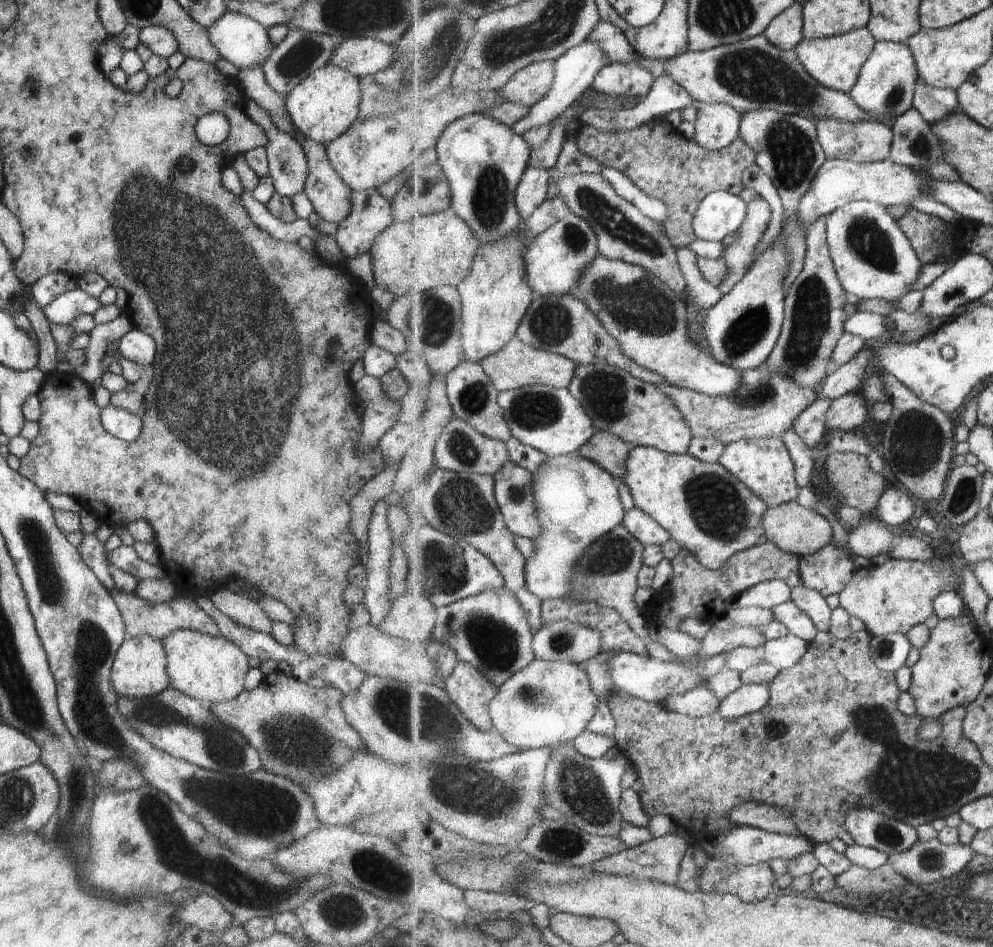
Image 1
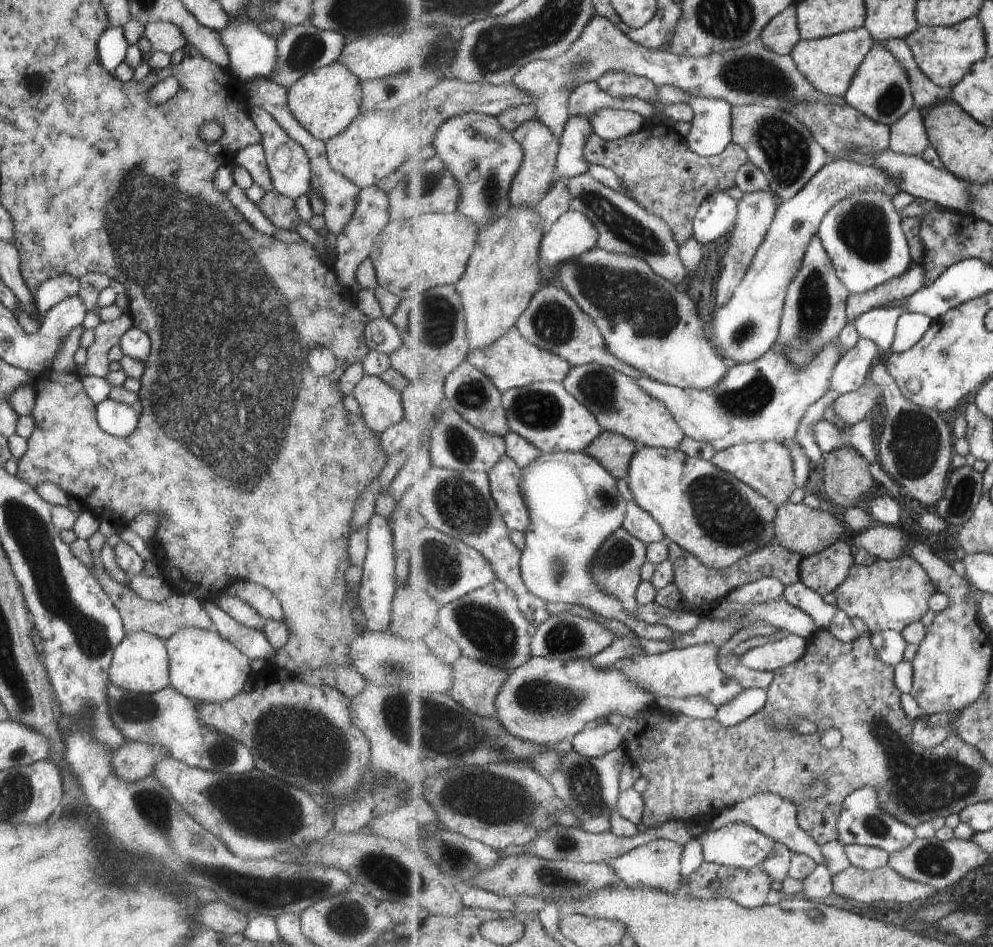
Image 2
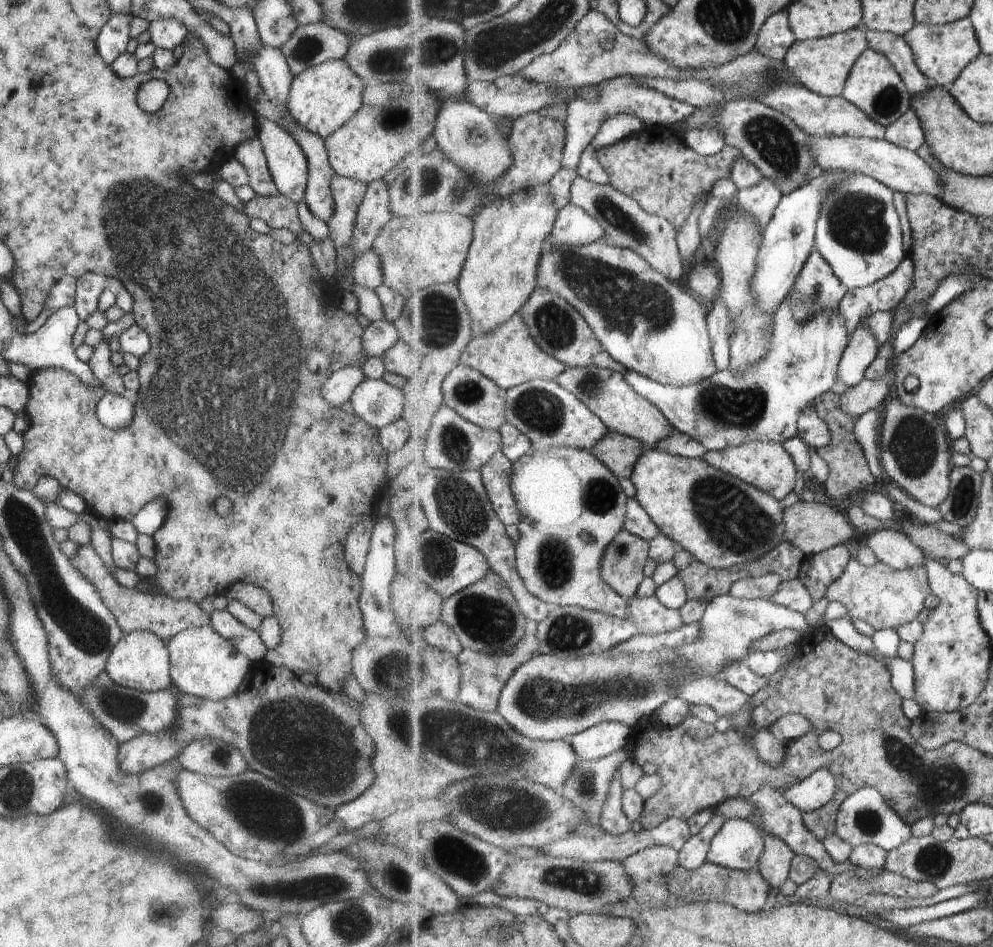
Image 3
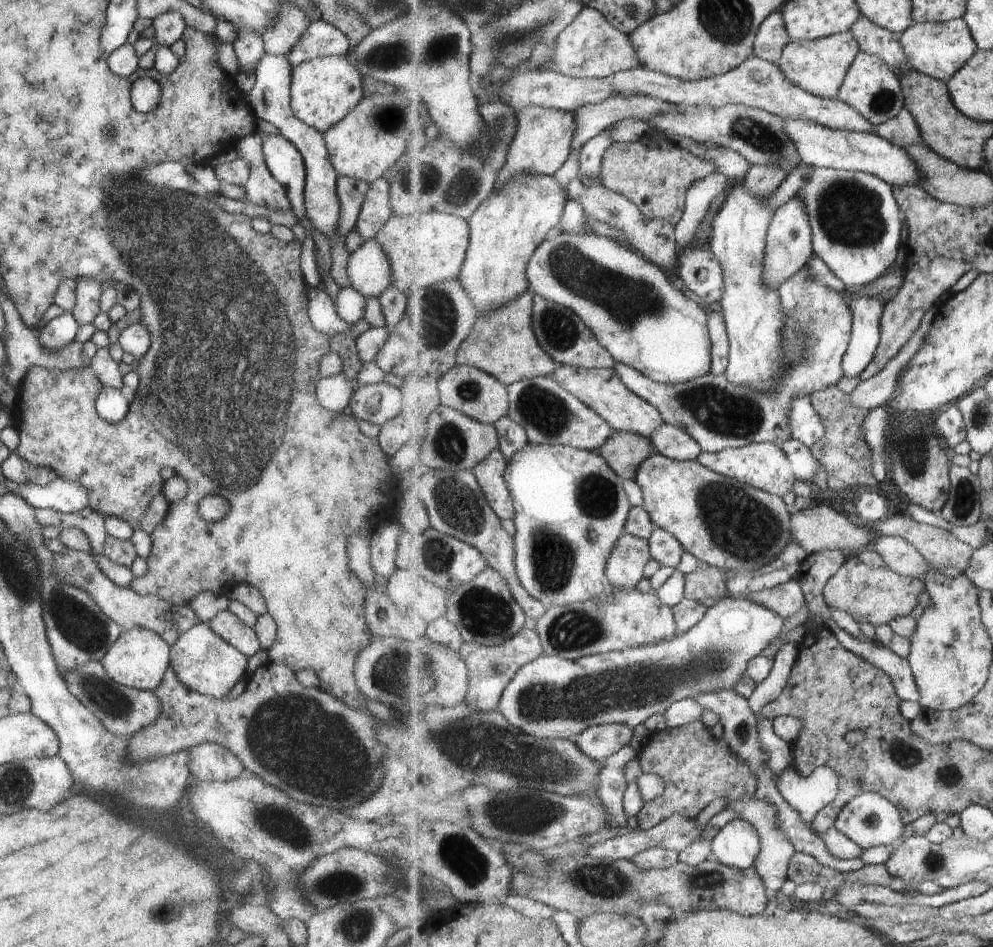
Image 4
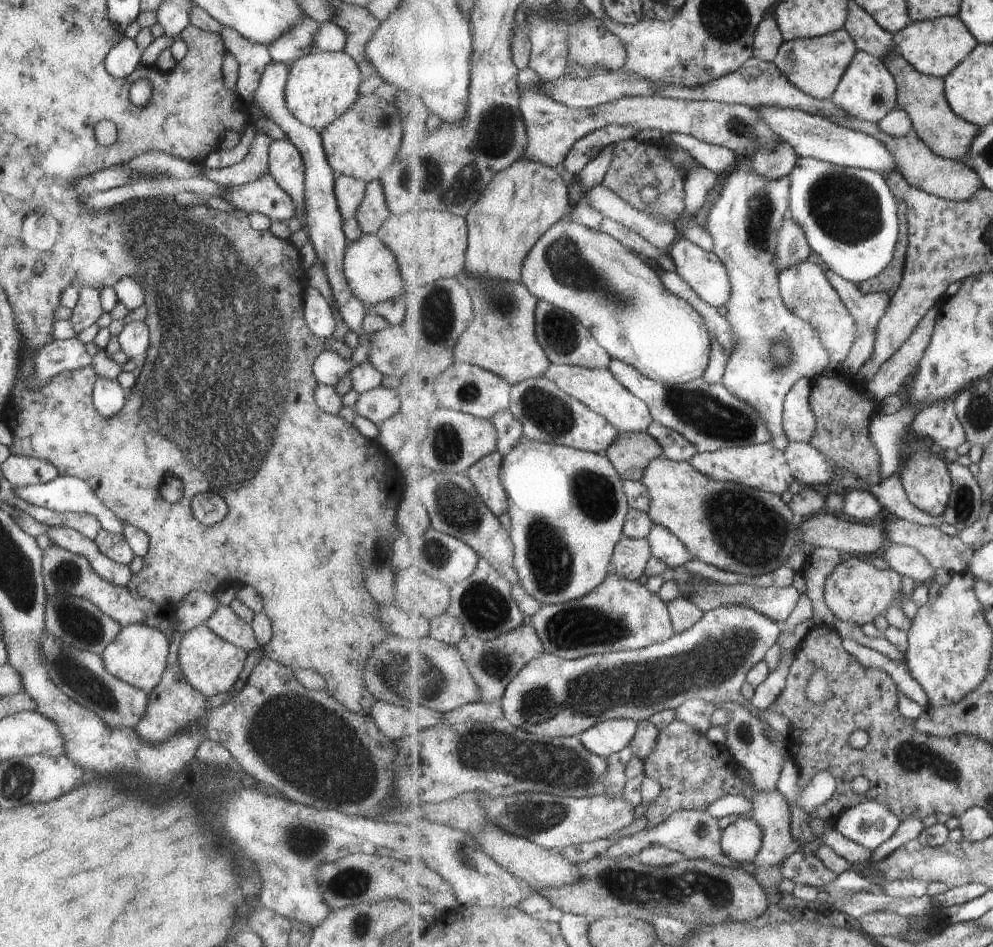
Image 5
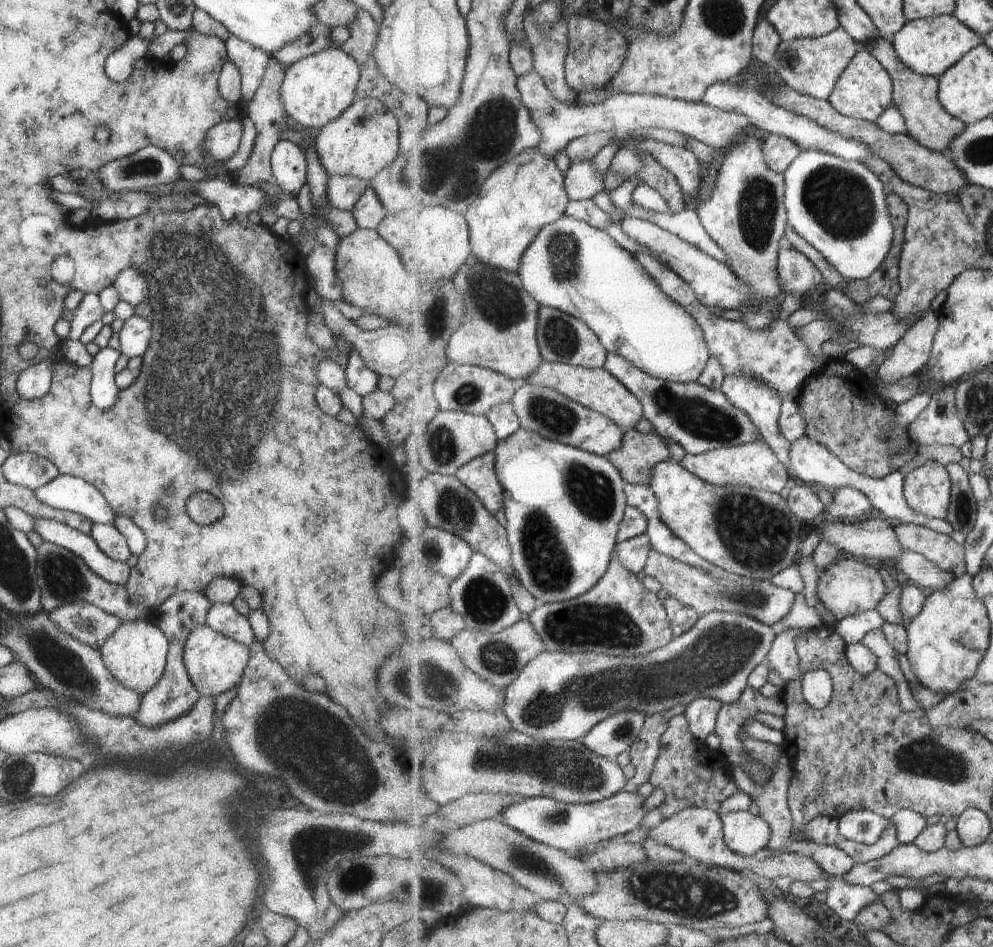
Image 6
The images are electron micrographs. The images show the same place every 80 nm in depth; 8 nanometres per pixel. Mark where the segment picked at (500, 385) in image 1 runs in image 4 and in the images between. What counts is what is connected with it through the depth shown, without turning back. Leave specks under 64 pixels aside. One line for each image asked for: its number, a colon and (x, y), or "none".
2: (513, 361)
3: (509, 355)
4: (504, 344)

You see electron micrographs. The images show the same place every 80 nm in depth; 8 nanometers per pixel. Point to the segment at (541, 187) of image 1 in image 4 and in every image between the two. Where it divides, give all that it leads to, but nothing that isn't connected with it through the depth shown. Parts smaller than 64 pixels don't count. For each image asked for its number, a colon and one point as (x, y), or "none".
2: (541, 147)
3: (538, 142)
4: (545, 138)

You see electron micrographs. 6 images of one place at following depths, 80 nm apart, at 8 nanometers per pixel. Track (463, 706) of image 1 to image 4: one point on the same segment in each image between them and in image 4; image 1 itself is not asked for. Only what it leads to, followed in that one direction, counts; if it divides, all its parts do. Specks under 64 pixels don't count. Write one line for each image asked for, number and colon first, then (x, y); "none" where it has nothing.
2: (477, 684)
3: (484, 676)
4: (491, 669)

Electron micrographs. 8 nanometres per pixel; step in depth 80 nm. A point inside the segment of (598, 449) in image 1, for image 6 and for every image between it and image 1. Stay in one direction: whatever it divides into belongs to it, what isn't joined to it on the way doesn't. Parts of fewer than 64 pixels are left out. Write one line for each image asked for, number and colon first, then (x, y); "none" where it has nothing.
2: (614, 451)
3: (620, 452)
4: (625, 452)
5: (631, 454)
6: (640, 453)

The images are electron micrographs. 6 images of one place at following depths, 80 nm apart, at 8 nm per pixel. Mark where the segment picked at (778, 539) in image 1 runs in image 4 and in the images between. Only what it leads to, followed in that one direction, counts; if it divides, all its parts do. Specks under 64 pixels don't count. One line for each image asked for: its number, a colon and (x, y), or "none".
2: (809, 531)
3: (813, 527)
4: (819, 527)

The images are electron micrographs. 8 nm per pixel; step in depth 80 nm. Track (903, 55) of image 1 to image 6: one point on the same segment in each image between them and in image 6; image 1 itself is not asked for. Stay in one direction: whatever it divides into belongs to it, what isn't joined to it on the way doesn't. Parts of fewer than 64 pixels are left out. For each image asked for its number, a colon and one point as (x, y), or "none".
2: (881, 89)
3: (874, 85)
4: (871, 87)
5: (869, 91)
6: (865, 91)

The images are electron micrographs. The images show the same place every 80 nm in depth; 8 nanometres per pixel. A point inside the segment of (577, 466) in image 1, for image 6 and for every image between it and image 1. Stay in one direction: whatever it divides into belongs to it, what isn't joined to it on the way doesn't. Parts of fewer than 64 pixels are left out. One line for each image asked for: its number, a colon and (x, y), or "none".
2: (574, 503)
3: (573, 507)
4: (571, 508)
5: (569, 508)
6: (565, 506)

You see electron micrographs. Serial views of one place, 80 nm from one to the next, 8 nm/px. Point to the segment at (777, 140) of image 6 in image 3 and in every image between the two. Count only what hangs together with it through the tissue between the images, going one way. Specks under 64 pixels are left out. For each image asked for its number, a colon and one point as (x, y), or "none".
3: (762, 200)
4: (763, 181)
5: (777, 164)

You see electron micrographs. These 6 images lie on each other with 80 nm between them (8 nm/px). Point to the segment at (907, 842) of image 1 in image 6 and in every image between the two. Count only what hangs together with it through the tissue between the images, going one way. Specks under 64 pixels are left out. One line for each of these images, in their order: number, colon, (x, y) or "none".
2: (862, 821)
3: (865, 818)
4: (870, 820)
5: (872, 824)
6: (862, 826)

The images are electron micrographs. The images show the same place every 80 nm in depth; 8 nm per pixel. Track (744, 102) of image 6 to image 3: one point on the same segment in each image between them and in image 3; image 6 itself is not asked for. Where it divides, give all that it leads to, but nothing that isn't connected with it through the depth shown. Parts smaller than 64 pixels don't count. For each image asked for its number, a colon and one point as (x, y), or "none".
3: (902, 170)
4: (820, 146)
5: (810, 136)

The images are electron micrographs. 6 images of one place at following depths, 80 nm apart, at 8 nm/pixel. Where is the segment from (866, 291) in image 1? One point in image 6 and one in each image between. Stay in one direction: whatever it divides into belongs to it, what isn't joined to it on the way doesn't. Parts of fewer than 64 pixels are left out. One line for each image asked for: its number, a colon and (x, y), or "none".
2: (863, 235)
3: (858, 231)
4: (856, 219)
5: (851, 218)
6: (840, 208)

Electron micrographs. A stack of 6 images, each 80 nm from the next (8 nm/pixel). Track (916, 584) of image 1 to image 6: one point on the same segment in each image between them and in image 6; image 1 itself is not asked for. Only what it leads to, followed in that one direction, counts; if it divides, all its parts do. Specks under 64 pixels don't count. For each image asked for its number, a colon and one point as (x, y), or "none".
2: (889, 595)
3: (887, 598)
4: (876, 596)
5: (858, 592)
6: (849, 586)

